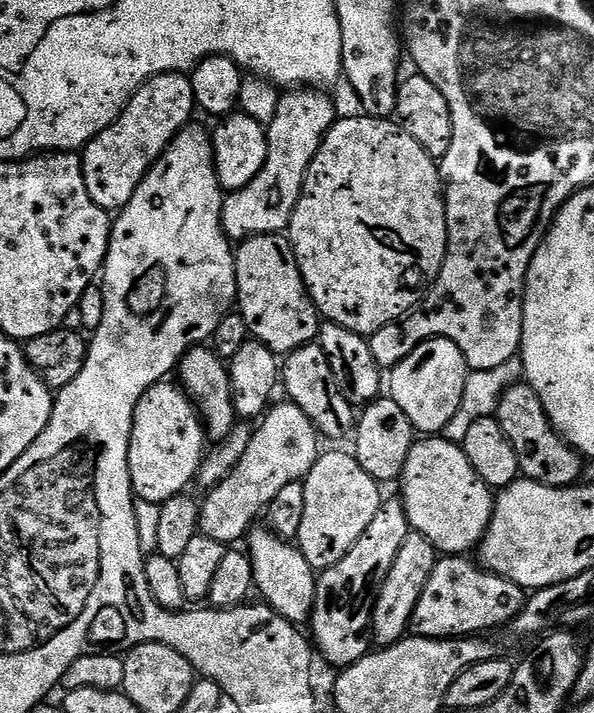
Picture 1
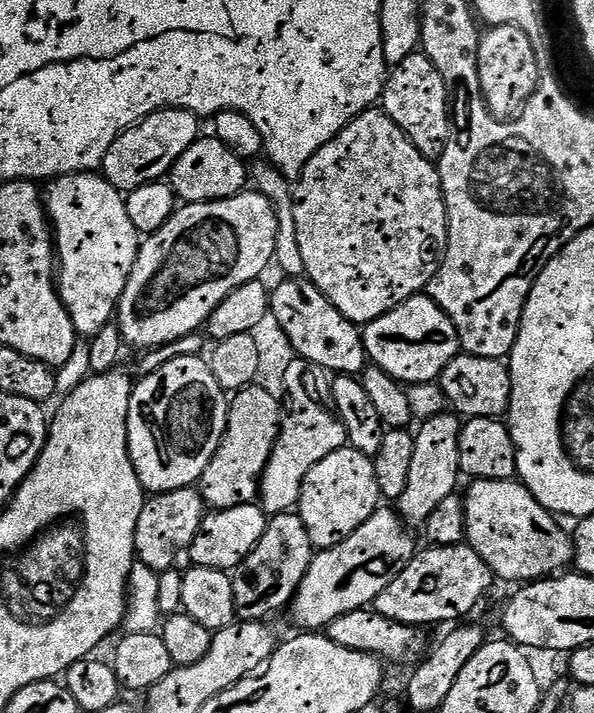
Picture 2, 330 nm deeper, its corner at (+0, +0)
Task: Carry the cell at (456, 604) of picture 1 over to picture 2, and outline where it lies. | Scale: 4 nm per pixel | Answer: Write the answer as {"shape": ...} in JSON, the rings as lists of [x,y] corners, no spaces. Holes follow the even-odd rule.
{"shape":[[[467,543],[454,546],[428,546],[417,551],[412,561],[378,594],[374,608],[386,618],[403,624],[429,626],[428,624],[444,624],[447,620],[460,622],[480,604],[480,599],[494,583],[492,572],[482,562],[482,558]]]}

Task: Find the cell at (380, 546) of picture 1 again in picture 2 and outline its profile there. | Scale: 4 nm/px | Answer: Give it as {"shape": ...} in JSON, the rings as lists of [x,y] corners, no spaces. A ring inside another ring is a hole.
{"shape":[[[448,410],[419,425],[420,432],[415,433],[416,445],[410,466],[410,482],[406,482],[406,490],[398,501],[398,510],[409,525],[423,525],[430,514],[438,510],[438,505],[457,491],[456,483],[462,480],[458,456],[461,427],[461,417]]]}

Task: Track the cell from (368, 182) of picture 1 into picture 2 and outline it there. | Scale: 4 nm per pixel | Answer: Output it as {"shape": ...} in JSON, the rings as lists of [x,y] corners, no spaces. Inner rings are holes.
{"shape":[[[369,110],[353,118],[333,140],[326,142],[326,146],[318,150],[318,154],[314,154],[314,158],[310,158],[310,162],[306,162],[299,180],[294,184],[294,203],[296,205],[294,226],[298,234],[298,250],[302,250],[302,262],[307,279],[311,280],[318,290],[322,290],[322,294],[326,294],[328,301],[347,320],[354,322],[357,326],[374,322],[386,313],[393,312],[411,296],[423,293],[428,283],[436,277],[440,263],[444,261],[444,255],[448,249],[448,207],[444,201],[444,187],[440,184],[437,165],[426,159],[412,145],[408,135],[383,110]]]}

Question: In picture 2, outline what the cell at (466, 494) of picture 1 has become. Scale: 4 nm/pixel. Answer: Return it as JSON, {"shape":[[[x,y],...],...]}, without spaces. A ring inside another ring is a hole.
{"shape":[[[472,480],[469,485],[465,497],[468,531],[466,543],[480,555],[482,562],[486,562],[493,577],[500,579],[501,576],[504,580],[520,580],[519,582],[543,580],[563,573],[567,569],[564,567],[573,563],[573,537],[564,533],[564,528],[560,525],[563,523],[553,513],[544,509],[523,483],[516,480]]]}

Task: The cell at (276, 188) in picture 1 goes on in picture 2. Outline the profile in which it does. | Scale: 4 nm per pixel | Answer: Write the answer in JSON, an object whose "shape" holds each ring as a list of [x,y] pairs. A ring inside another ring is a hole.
{"shape":[[[245,190],[237,196],[231,196],[225,200],[207,200],[205,204],[189,204],[177,207],[172,217],[168,219],[158,231],[151,233],[141,243],[140,253],[134,262],[134,270],[130,274],[130,278],[126,282],[126,290],[120,299],[118,309],[118,325],[123,336],[123,343],[130,346],[133,344],[136,348],[160,348],[163,344],[172,344],[175,340],[184,340],[191,332],[196,332],[205,327],[210,317],[214,314],[214,310],[218,310],[218,306],[224,299],[234,290],[238,290],[238,286],[249,284],[251,280],[261,279],[268,268],[268,263],[273,263],[276,254],[276,239],[278,238],[278,226],[280,218],[278,209],[267,196],[258,194],[254,190]]]}

